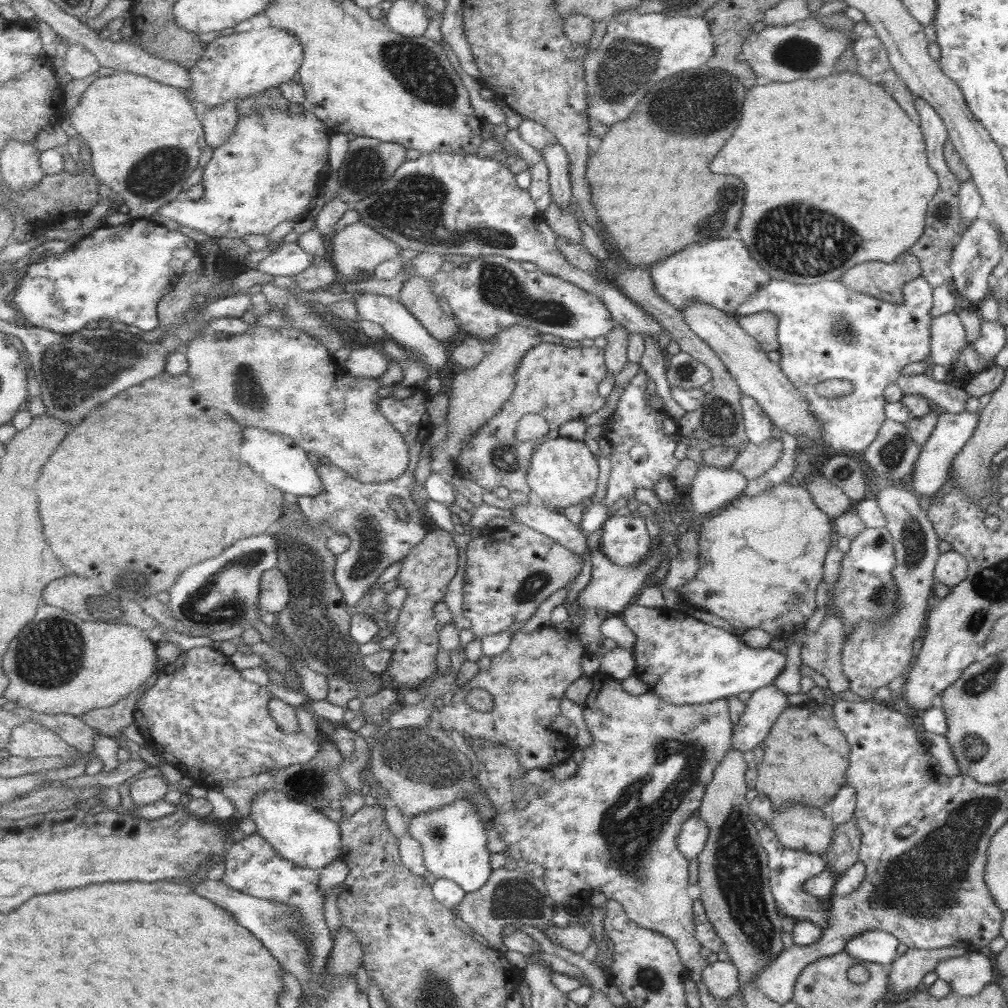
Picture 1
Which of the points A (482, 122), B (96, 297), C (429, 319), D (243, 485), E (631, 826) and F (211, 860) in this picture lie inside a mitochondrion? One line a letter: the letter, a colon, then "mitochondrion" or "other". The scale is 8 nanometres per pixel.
A: other
B: other
C: other
D: other
E: mitochondrion
F: other

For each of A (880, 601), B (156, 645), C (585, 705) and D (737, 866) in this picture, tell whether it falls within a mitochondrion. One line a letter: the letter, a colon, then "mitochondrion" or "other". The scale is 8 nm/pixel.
A: mitochondrion
B: other
C: other
D: mitochondrion

